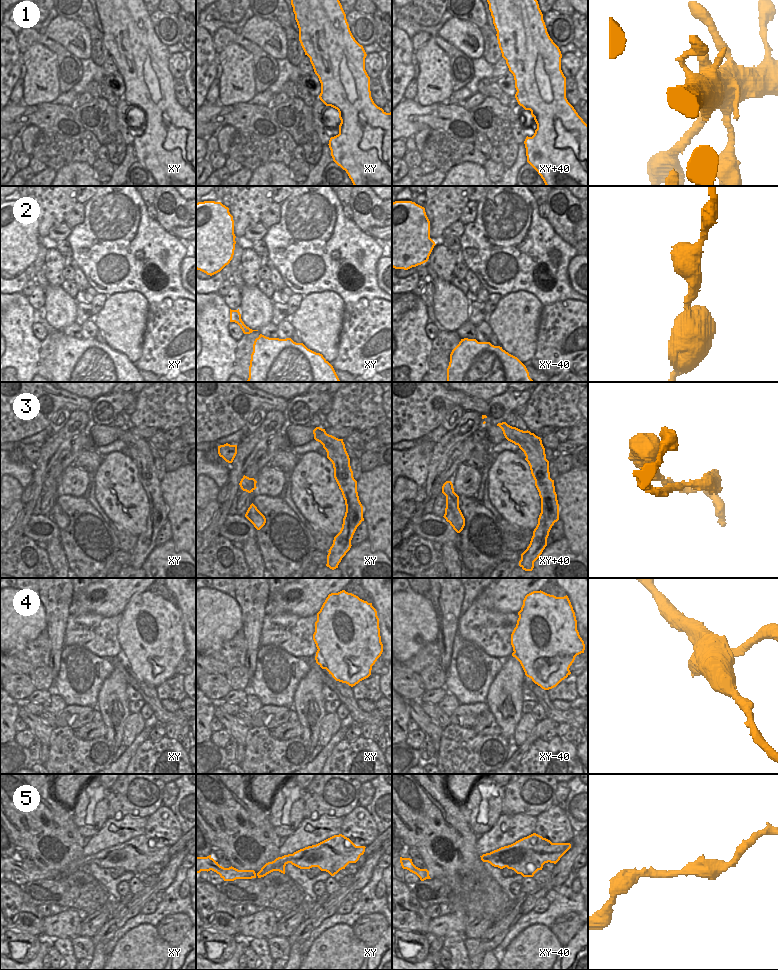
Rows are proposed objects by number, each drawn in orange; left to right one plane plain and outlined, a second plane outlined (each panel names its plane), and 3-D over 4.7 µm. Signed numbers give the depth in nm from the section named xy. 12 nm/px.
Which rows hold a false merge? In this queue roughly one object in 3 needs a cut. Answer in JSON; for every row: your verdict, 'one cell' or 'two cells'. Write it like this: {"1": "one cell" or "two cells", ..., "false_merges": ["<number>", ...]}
{"1": "one cell", "2": "one cell", "3": "one cell", "4": "two cells", "5": "one cell", "false_merges": ["4"]}

